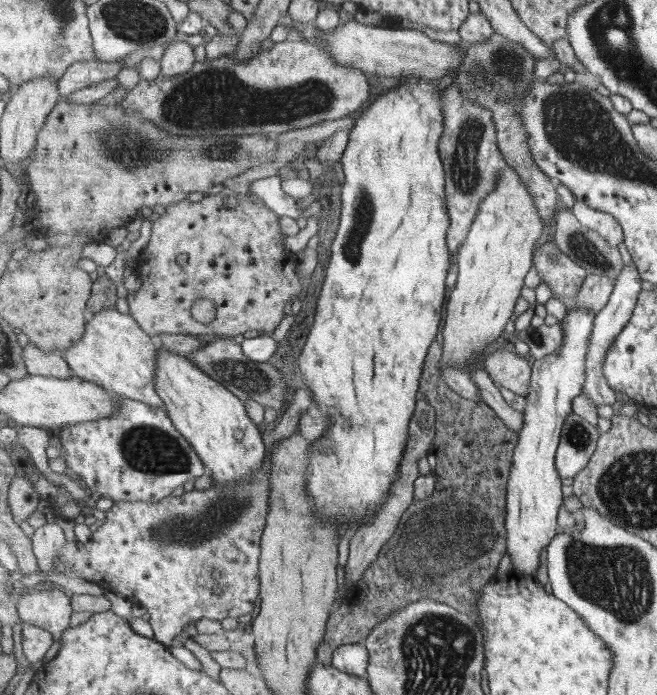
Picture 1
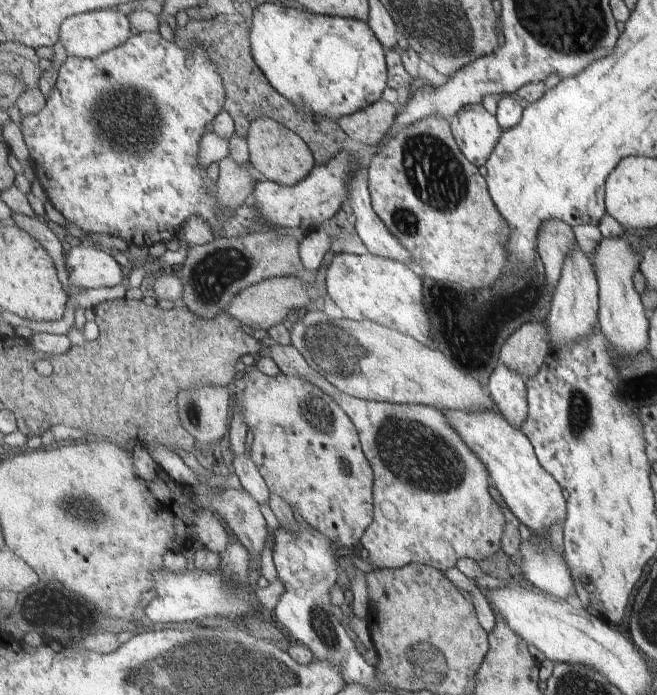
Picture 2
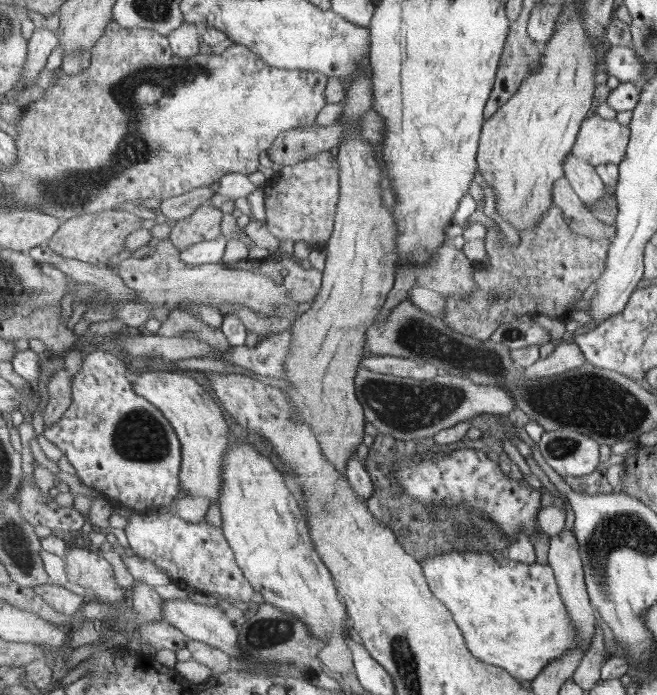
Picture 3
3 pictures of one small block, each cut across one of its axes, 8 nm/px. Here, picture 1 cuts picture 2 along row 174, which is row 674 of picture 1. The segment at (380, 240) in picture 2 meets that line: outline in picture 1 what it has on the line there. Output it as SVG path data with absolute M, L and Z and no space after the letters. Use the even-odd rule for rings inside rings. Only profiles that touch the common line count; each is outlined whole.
M365 642L342 645L335 649L332 665L342 672L364 677L368 675L370 654Z

